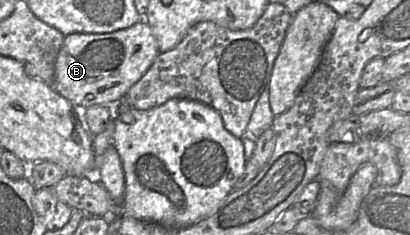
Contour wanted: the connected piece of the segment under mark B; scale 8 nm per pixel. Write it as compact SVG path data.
M143 18L131 27L110 33L72 33L64 37L57 55L53 88L76 107L125 100L128 90L159 53L158 42Z

